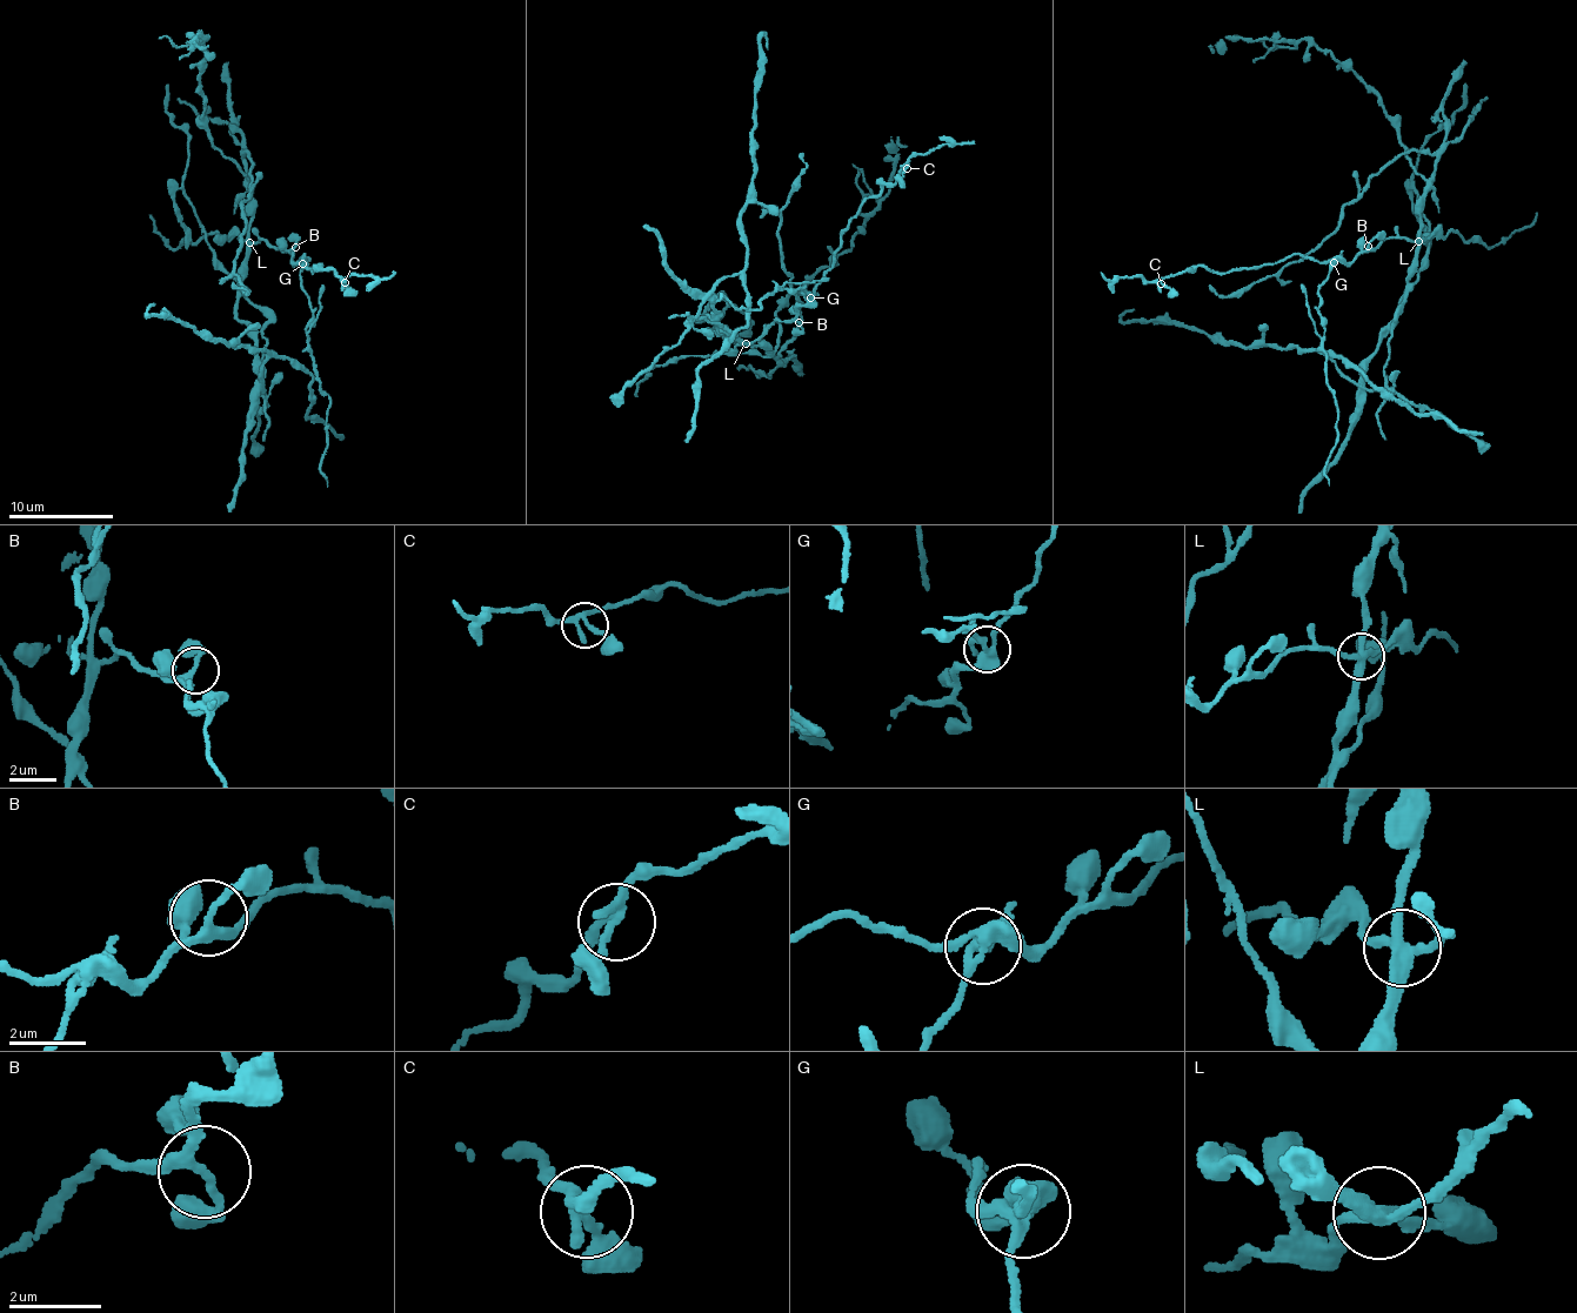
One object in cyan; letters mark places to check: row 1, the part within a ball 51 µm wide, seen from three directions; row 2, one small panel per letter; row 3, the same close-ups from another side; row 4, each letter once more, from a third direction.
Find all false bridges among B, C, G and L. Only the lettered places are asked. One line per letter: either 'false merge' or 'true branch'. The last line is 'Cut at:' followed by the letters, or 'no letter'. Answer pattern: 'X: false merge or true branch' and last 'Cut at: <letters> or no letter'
B: true branch
C: true branch
G: false merge
L: false merge
Cut at: G, L

